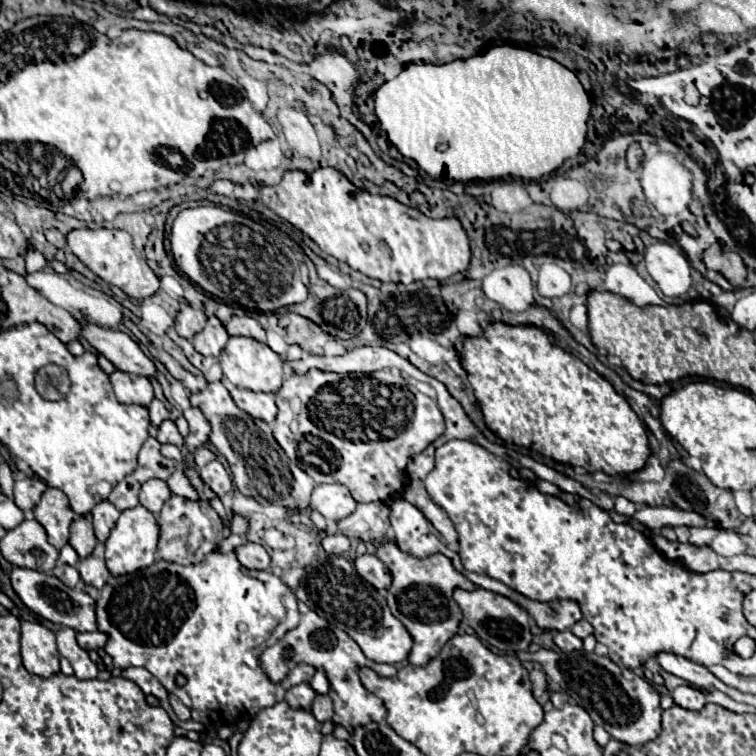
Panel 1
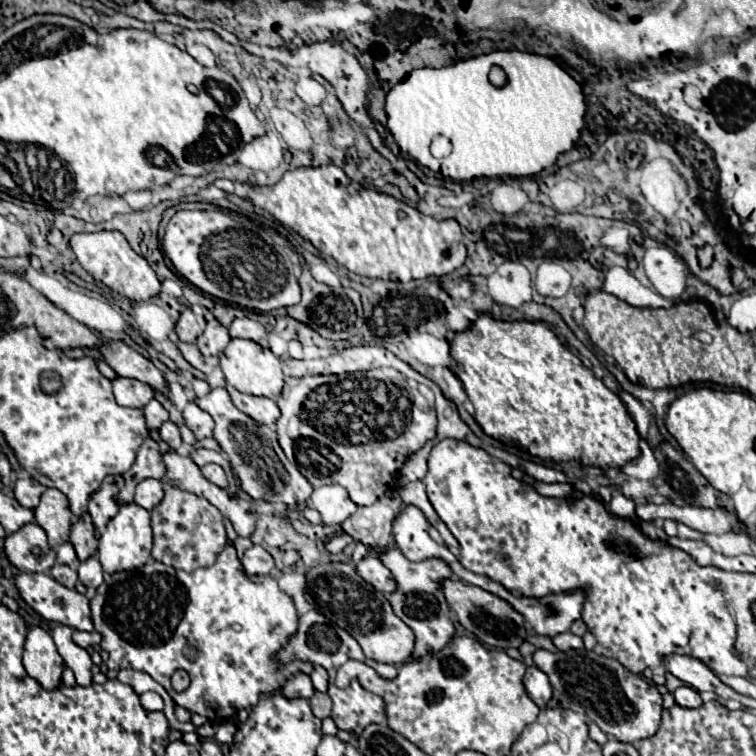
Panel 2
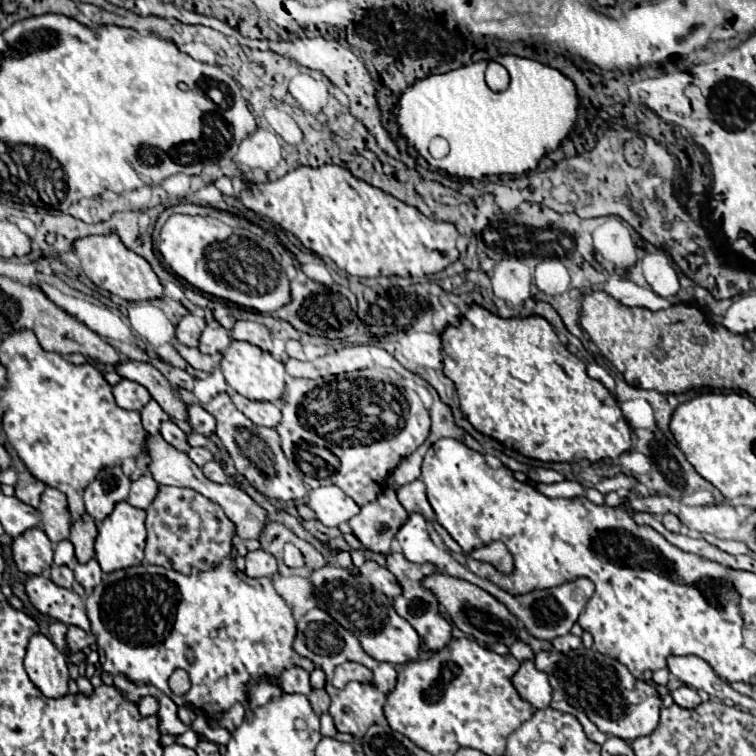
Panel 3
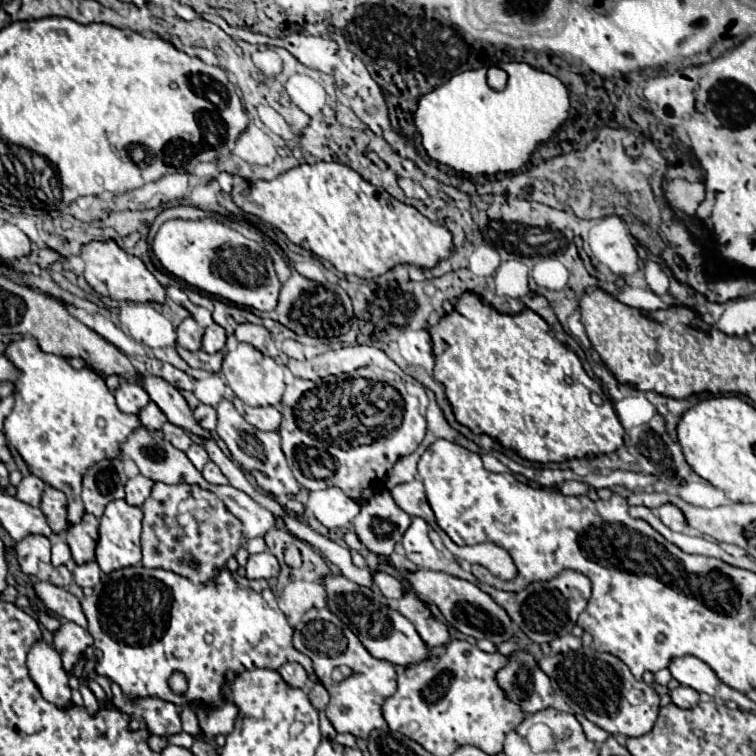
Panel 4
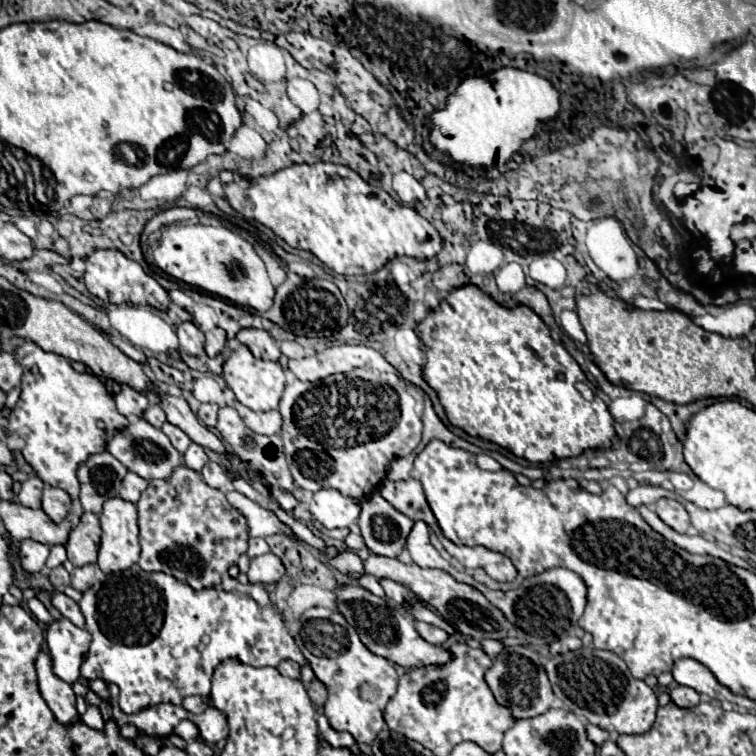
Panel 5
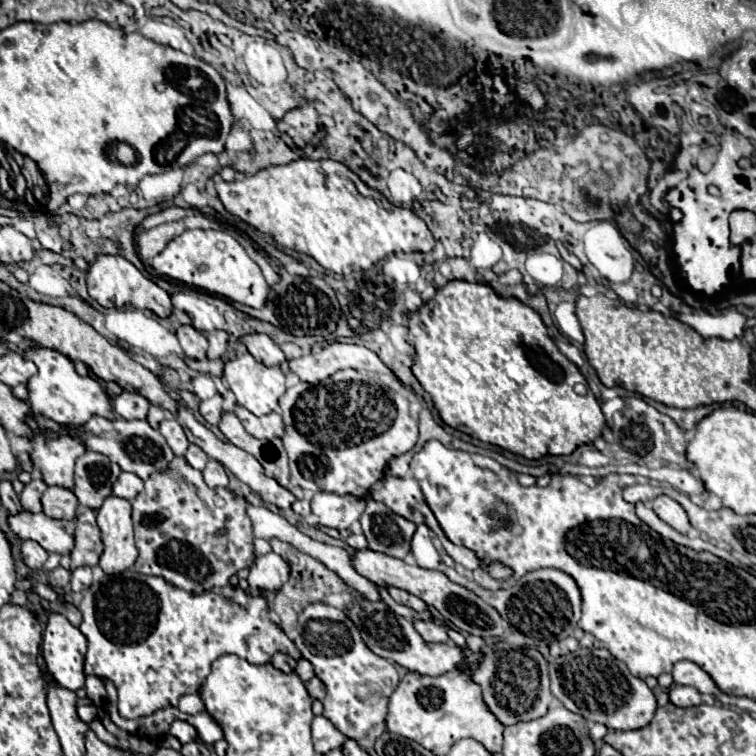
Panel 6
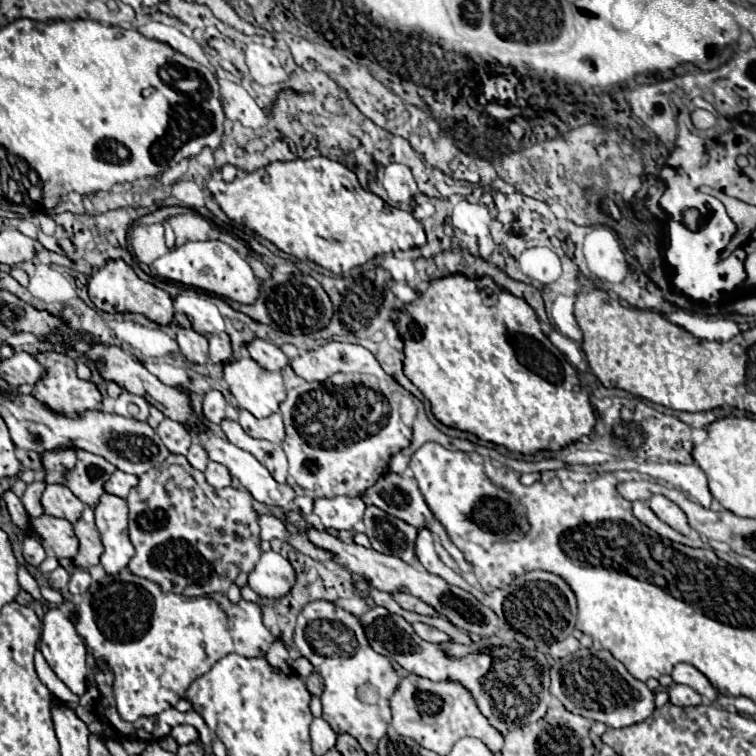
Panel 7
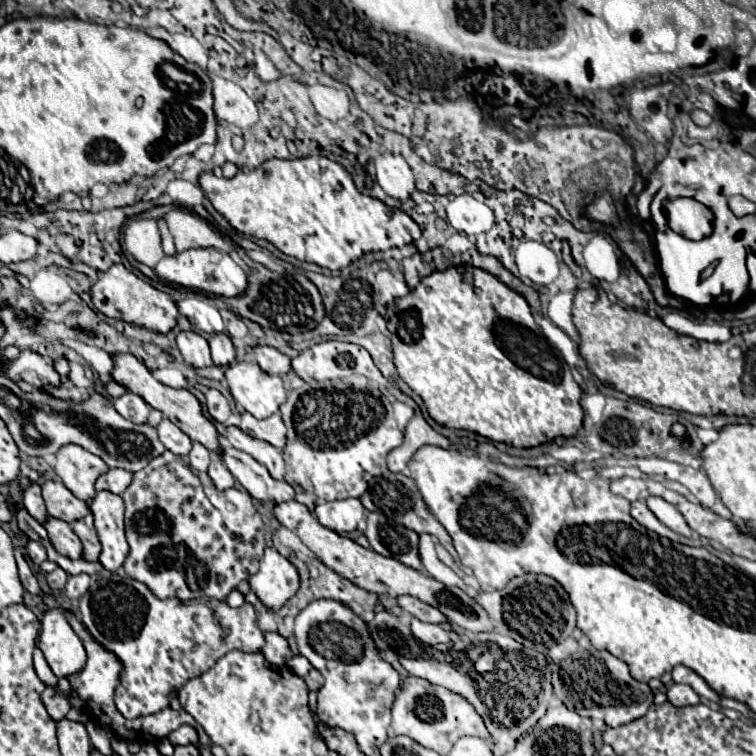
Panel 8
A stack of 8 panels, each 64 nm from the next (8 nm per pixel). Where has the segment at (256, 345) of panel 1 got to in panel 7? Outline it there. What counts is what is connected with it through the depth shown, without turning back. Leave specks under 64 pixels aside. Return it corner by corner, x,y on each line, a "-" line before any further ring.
240,358
240,360
234,360
234,362
226,362
224,364
224,380
226,380
230,392
234,394
238,408
248,410
256,418
266,418
266,416
278,412
280,402
286,398
282,374
280,372
268,372
266,368
262,368
252,358

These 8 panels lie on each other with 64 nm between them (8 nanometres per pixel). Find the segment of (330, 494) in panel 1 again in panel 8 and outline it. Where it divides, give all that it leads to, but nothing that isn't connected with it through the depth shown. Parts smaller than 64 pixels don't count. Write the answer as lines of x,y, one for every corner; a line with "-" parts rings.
358,498
318,502
314,508
318,522
326,528
332,528
338,534
352,532
352,530
364,532
366,529
364,512
366,512
366,508
362,506
362,502

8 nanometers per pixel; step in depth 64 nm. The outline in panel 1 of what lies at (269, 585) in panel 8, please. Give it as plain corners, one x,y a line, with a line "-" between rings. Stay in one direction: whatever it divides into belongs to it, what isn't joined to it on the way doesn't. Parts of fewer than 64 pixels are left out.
246,542
236,548
236,556
242,566
246,568
256,568
256,570
270,570
270,556
268,552
254,542

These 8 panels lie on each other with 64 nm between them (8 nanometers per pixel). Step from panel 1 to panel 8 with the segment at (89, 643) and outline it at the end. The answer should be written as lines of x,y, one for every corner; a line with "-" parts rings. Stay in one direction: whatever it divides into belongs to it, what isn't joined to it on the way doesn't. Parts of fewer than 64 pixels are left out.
60,608
48,610
42,618
42,630
38,648
44,652
46,662
58,678
68,678
72,672
82,672
86,664
86,652
80,636
72,632
64,612

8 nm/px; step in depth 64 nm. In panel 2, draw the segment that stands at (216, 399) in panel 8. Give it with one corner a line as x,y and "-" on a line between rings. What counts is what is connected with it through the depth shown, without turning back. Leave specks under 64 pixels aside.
190,402
186,408
184,408
184,420
188,424
188,428
194,432
196,440
204,440
204,438
210,438
212,436
212,428
214,428
214,420
210,418
208,412
200,410
194,402

